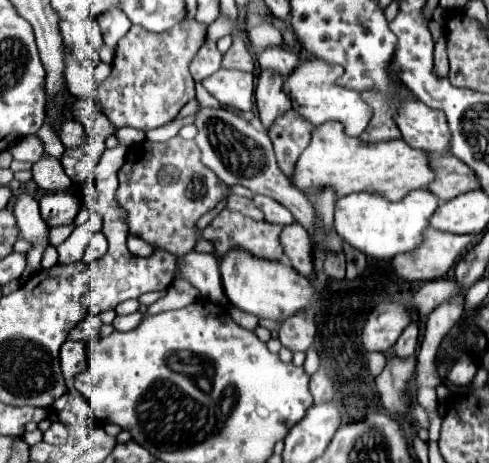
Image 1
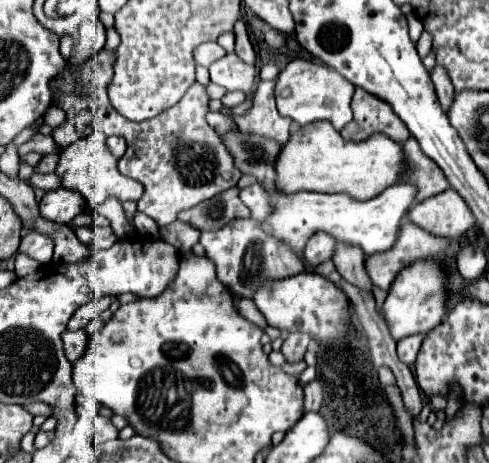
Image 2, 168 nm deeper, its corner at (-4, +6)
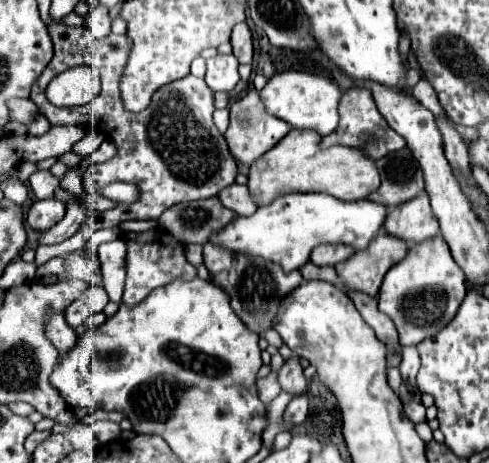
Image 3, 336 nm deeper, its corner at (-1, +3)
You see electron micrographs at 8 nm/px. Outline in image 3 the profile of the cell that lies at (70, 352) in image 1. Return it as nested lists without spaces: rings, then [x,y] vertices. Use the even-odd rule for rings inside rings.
[[[51,315],[51,319],[45,325],[45,331],[47,331],[47,337],[57,347],[59,353],[73,349],[77,343],[77,333],[65,323],[63,315]]]

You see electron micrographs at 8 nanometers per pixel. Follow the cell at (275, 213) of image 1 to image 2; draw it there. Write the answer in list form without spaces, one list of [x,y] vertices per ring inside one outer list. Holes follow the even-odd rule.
[[[252,184],[248,188],[240,188],[240,200],[250,208],[254,220],[264,220],[272,212],[270,198],[258,184]]]

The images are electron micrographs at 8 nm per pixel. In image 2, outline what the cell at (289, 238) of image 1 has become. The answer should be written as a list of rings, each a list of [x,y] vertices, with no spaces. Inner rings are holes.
[[[316,232],[306,244],[304,262],[314,268],[314,266],[322,264],[324,260],[330,260],[334,250],[336,250],[336,240],[324,232]]]

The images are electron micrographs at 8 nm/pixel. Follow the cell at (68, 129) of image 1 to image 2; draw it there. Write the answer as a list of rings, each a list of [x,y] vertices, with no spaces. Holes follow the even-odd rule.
[[[50,106],[50,108],[48,108],[48,112],[44,112],[42,120],[44,120],[44,124],[48,124],[48,126],[56,128],[58,124],[62,124],[62,122],[64,122],[64,112],[62,112],[58,106]]]

